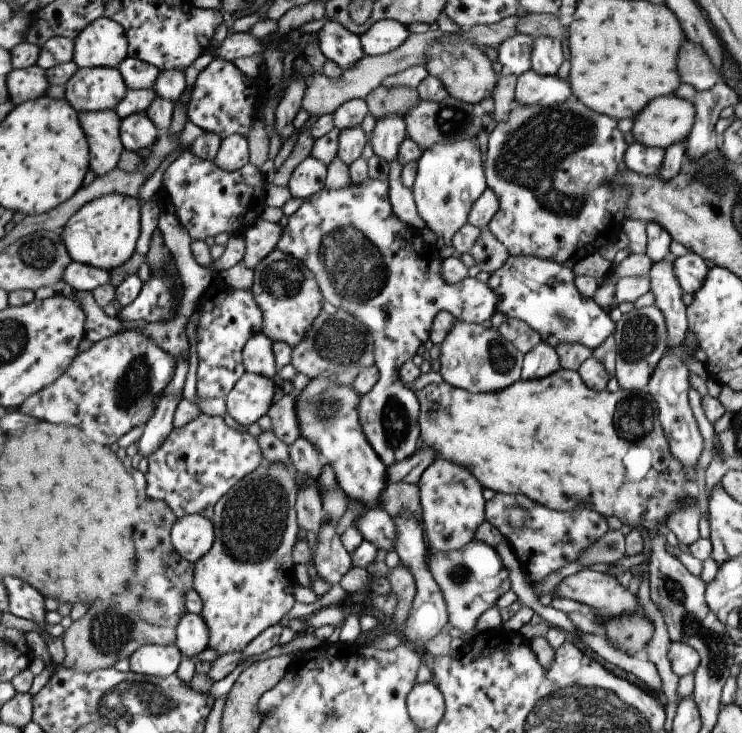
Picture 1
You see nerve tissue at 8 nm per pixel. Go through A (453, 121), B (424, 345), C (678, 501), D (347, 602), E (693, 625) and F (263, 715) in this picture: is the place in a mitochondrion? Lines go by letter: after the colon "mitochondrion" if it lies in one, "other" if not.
A: mitochondrion
B: other
C: mitochondrion
D: other
E: mitochondrion
F: other

